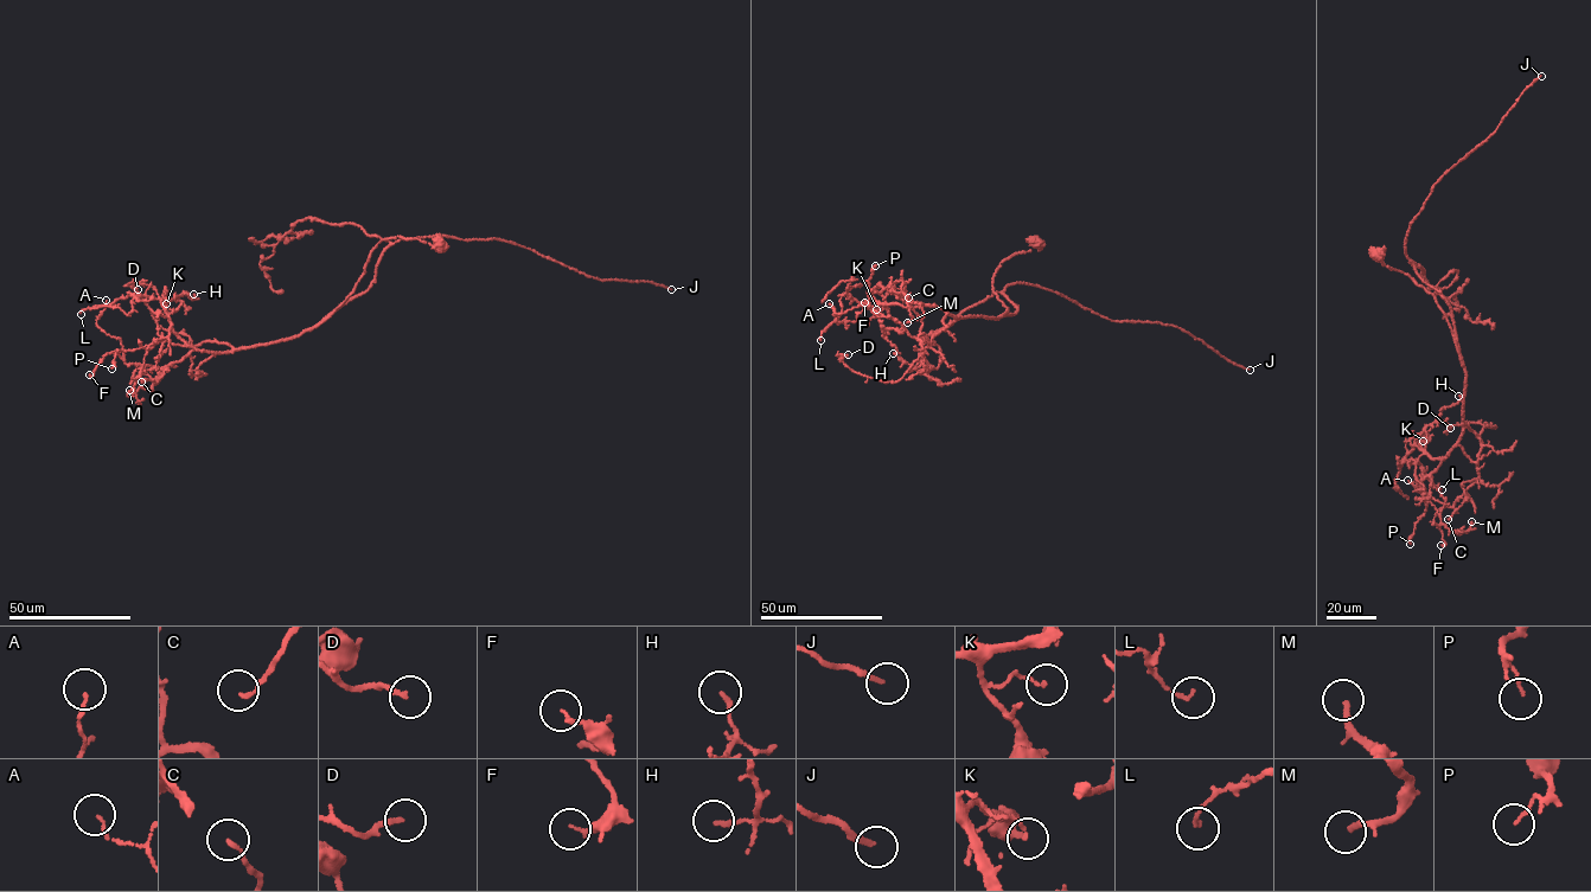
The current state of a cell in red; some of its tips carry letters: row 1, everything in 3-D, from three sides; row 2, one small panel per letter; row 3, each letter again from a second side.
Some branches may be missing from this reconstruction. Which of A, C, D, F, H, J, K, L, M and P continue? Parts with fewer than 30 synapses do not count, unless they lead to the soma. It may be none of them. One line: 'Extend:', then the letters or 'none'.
Extend: J

